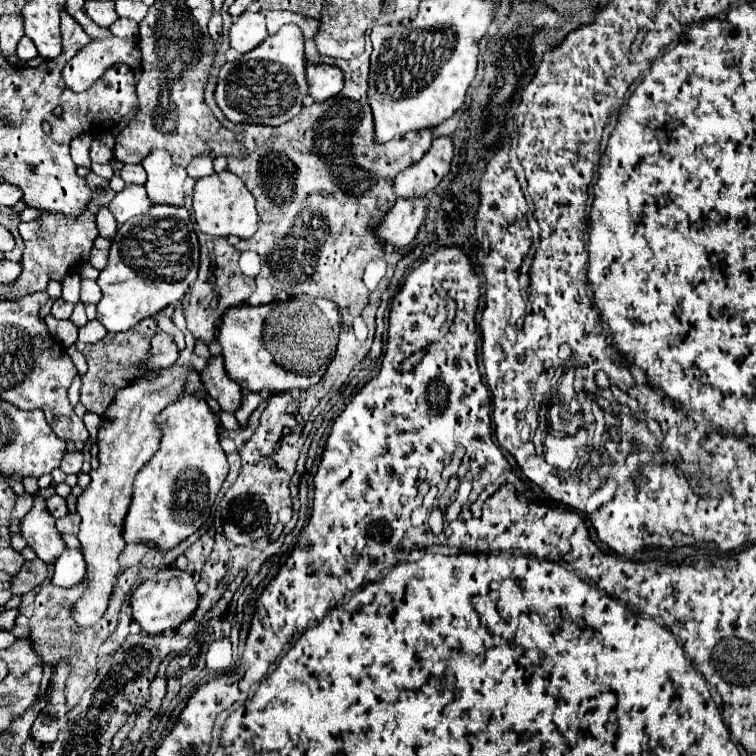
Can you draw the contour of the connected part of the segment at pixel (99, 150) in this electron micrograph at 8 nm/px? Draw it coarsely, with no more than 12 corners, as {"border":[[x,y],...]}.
{"border":[[95,137],[91,161],[109,163],[113,151]]}

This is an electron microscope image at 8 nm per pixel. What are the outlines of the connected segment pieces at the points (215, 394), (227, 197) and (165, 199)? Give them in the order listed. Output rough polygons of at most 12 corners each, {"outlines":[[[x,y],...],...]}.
{"outlines":[[[221,355],[201,375],[221,411],[235,413],[243,399],[239,383],[229,379]],[[229,171],[197,179],[193,213],[211,237],[249,239],[255,199]],[[167,151],[141,163],[153,205],[183,207],[187,171]]]}

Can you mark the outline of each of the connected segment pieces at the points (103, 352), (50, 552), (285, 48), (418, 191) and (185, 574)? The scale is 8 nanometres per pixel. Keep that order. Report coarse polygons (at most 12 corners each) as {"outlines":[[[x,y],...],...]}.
{"outlines":[[[157,321],[107,333],[83,349],[81,403],[103,417],[141,375]],[[41,497],[25,515],[21,535],[45,563],[67,547]],[[303,31],[223,65],[229,121],[283,125],[309,95]],[[437,137],[395,179],[397,197],[425,197],[449,173],[453,139]],[[161,569],[131,597],[149,635],[177,629],[195,613],[195,575]]]}

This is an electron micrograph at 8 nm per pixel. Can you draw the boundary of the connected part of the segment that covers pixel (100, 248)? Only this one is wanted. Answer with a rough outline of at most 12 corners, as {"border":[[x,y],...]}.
{"border":[[95,239],[89,263],[103,269],[109,261],[109,241]]}

